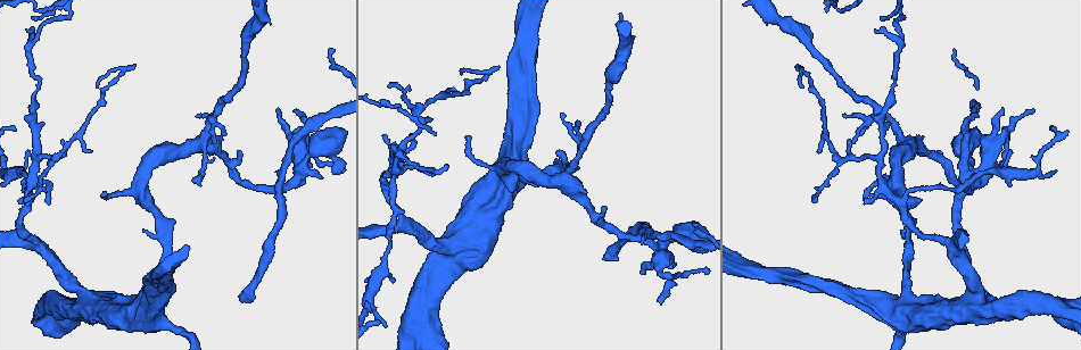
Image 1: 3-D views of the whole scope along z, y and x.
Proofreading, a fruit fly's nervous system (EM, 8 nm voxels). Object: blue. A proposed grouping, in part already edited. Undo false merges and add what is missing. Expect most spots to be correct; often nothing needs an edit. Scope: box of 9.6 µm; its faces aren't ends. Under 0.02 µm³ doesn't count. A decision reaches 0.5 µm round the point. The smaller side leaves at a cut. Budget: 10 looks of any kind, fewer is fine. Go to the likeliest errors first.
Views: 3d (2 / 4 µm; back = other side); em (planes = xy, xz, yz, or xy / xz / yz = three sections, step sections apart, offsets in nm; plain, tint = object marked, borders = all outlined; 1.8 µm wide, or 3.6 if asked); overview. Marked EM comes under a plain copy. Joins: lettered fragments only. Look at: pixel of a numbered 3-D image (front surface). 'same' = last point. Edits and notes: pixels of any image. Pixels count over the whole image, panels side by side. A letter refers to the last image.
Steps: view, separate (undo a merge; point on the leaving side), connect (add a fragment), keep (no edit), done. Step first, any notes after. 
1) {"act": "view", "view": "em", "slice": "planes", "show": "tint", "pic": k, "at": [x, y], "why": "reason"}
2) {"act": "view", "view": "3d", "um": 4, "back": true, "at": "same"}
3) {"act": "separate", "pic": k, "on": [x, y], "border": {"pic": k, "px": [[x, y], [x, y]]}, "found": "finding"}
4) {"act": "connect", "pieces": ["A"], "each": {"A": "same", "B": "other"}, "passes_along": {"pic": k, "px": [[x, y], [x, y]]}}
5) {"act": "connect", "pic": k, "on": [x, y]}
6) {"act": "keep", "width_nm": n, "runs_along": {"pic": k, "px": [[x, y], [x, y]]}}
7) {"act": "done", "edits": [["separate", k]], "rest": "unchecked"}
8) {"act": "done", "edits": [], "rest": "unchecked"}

{"act": "view", "view": "em", "slice": "xz", "step": 8, "show": "tint", "pic": 1, "at": [969, 188], "why": "two arms at a narrow angle"}

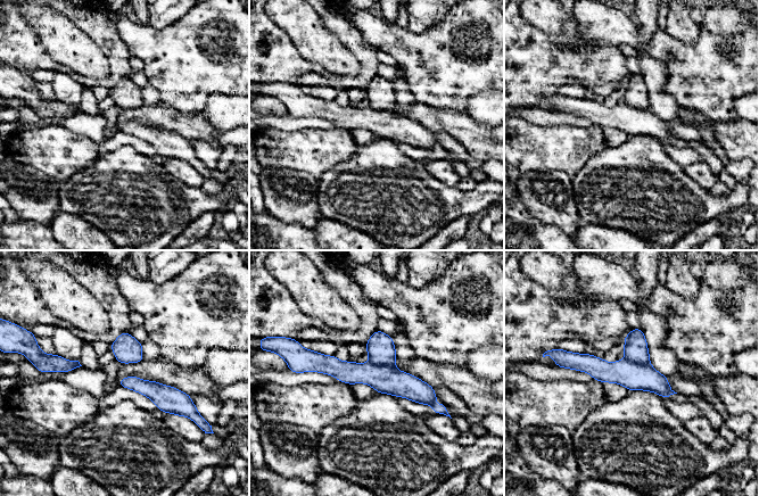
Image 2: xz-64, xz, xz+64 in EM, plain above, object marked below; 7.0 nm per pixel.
{"act": "view", "view": "em", "slice": "planes", "show": "borders", "at": "same", "why": "cut it another way"}

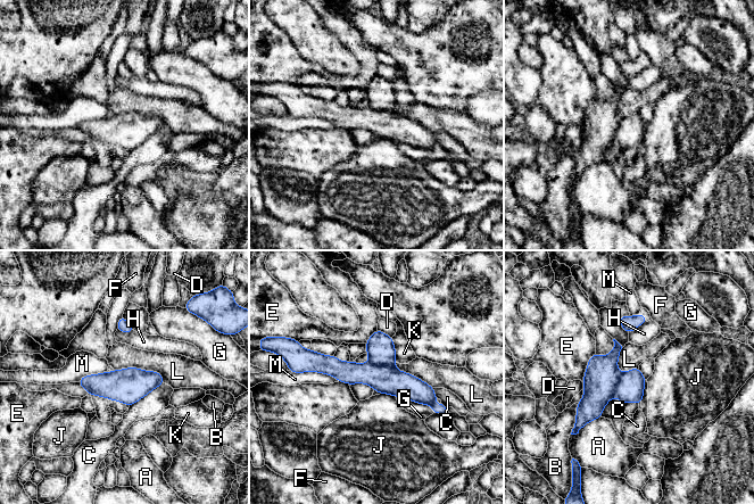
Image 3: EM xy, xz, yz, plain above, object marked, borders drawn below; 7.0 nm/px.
{"act": "separate", "pic": 3, "on": [381, 350], "each": {"A": "other", "B": "other", "C": "other", "D": "other", "E": "other", "F": "other", "G": "other", "H": "other", "J": "other", "K": "other", "L": "other", "M": "other"}, "border": {"pic": 3, "px": [[370, 361], [375, 365], [391, 366]]}, "found": "a second cell is stuck on"}

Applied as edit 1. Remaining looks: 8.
{"act": "view", "view": "em", "slice": "planes", "show": "tint", "pic": 1, "at": [531, 22]}

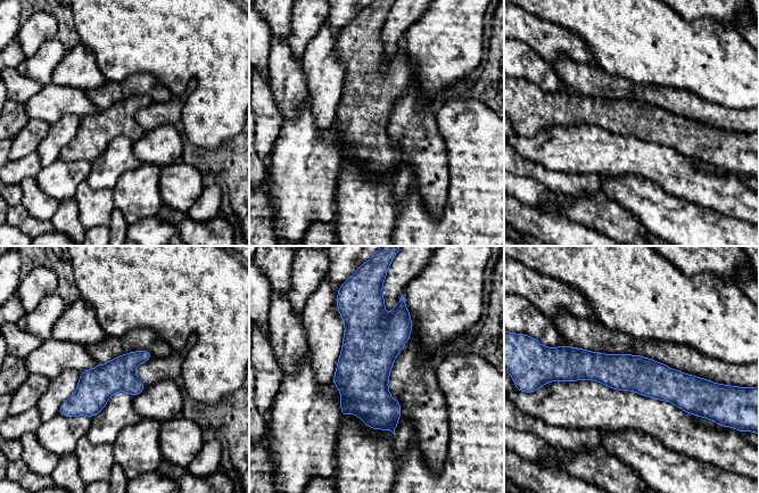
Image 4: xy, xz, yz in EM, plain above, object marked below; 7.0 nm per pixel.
{"act": "view", "view": "em", "slice": "planes", "show": "borders", "at": "same", "why": "what lies round it"}

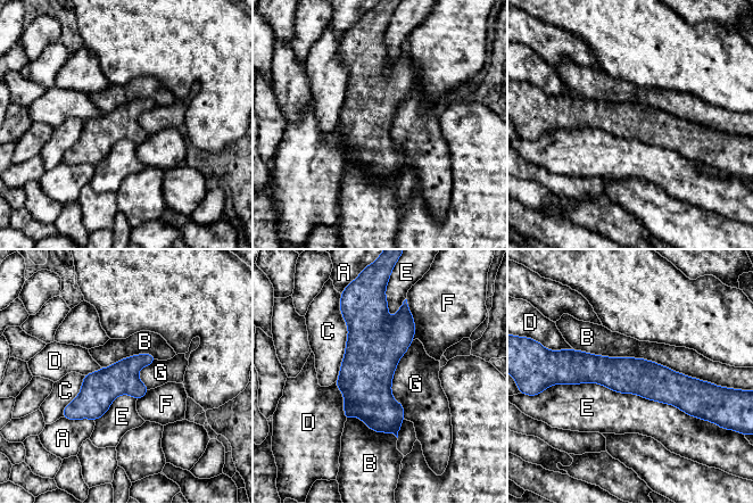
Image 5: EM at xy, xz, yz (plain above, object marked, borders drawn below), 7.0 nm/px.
{"act": "keep", "width_nm": 220, "each": {"A": "other", "B": "other", "C": "other", "D": "other", "E": "other", "F": "other", "G": "other"}, "border": {"pic": 5, "px": [[413, 340], [391, 383], [404, 418]]}, "found": "one cell here"}

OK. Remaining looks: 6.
{"act": "view", "view": "em", "um": 3.6, "slice": "xy", "step": 4, "show": "tint", "pic": 1, "at": [904, 298], "why": "sudden change in width"}

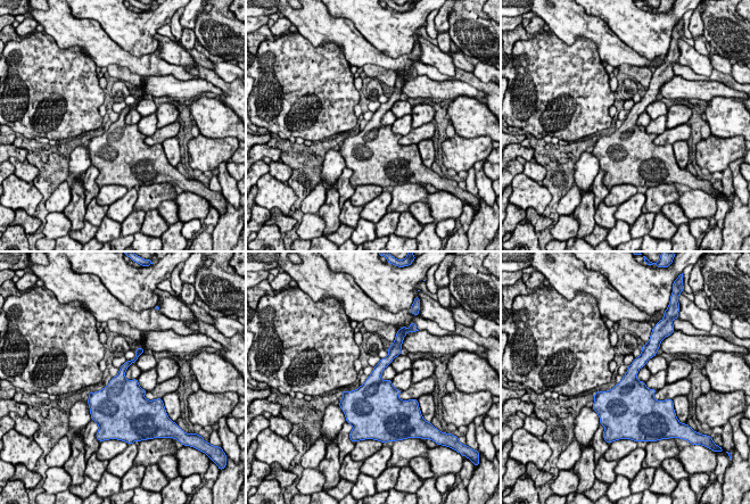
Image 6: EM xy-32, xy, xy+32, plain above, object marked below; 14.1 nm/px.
{"act": "view", "view": "em", "um": 3.6, "slice": "planes", "show": "borders", "at": "same"}

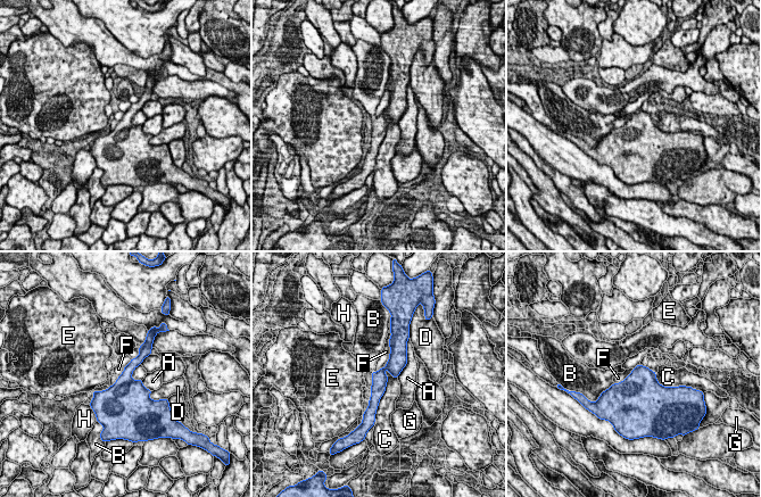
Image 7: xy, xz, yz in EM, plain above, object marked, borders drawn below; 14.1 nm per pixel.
{"act": "keep", "each": {"A": "other", "B": "other", "C": "other", "D": "other", "E": "other", "F": "other", "G": "other", "H": "other"}, "found": "all the same cell"}

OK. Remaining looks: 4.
{"act": "view", "view": "3d", "um": 2, "pic": 1, "at": [37, 158], "why": "arms part here"}

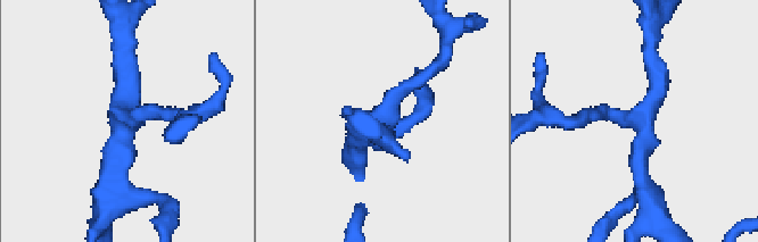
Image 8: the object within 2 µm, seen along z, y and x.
{"act": "view", "view": "em", "slice": "yz", "step": 8, "show": "borders", "pic": 8, "at": [122, 117], "arms": 3, "why": "shape alone is not enough"}

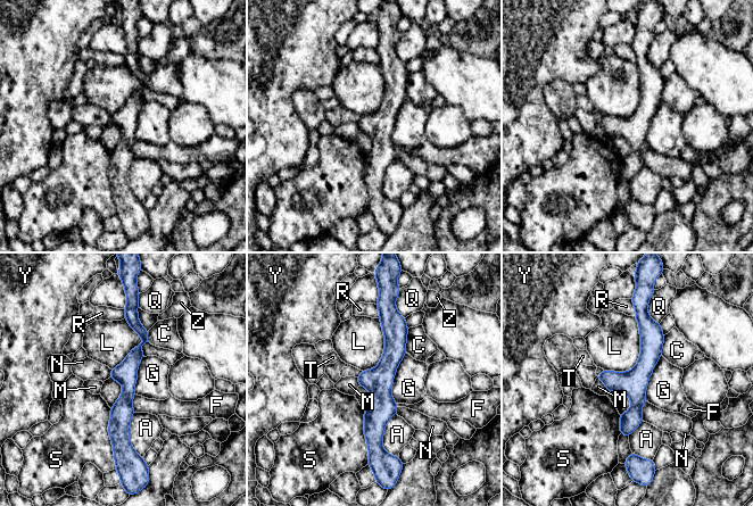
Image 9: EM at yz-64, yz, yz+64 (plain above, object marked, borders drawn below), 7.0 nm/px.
{"act": "keep", "each": {"A": "other", "C": "other", "F": "other", "G": "other", "L": "other", "M": "other", "N": "other", "Q": "other", "R": "other", "S": "other", "T": "other", "Y": "other", "Z": "other"}, "border": {"pic": 9, "px": [[635, 316], [638, 362], [604, 371]]}, "found": "one cell here"}

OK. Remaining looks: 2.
{"act": "done", "edits": [["separate", 3]], "rest": "unchecked"}

